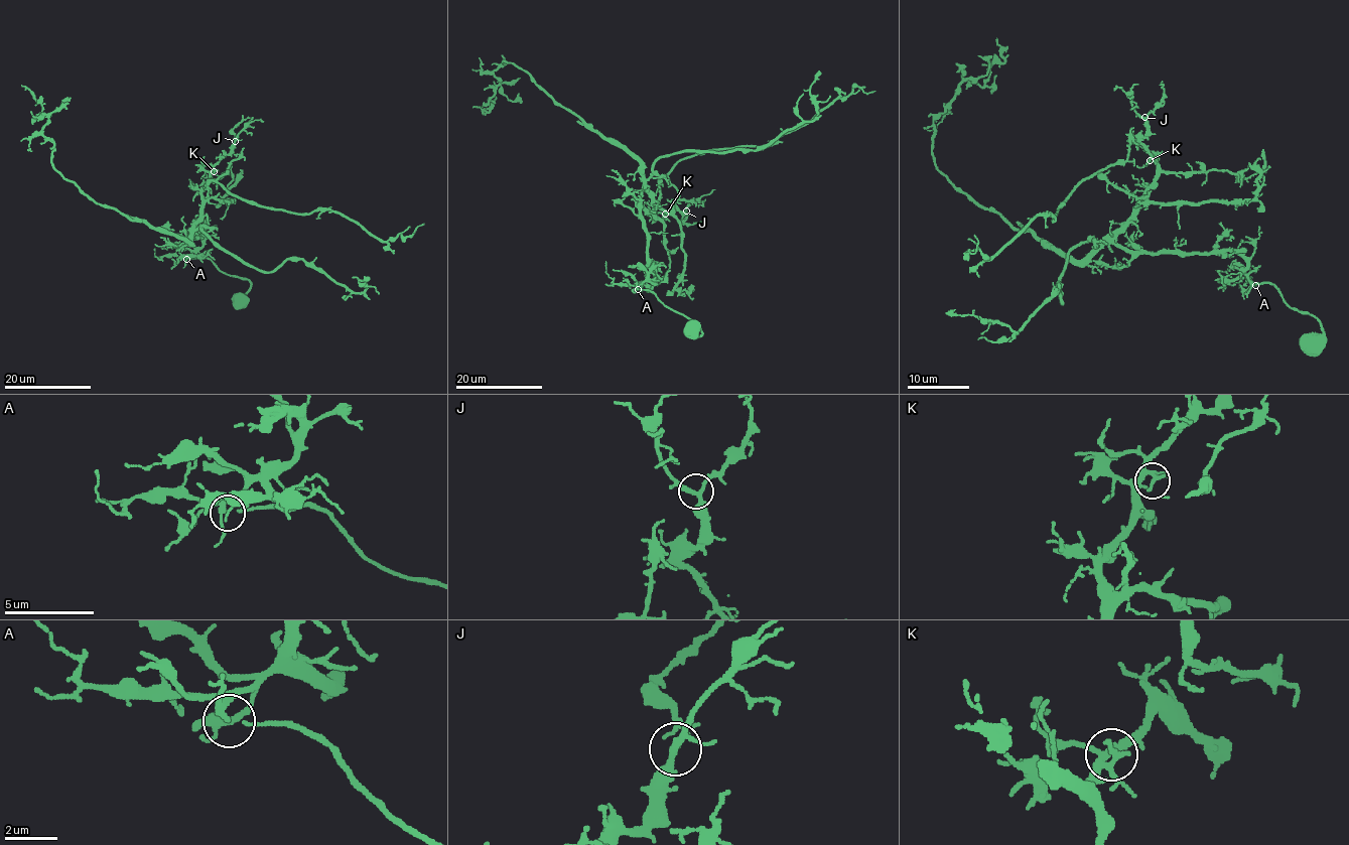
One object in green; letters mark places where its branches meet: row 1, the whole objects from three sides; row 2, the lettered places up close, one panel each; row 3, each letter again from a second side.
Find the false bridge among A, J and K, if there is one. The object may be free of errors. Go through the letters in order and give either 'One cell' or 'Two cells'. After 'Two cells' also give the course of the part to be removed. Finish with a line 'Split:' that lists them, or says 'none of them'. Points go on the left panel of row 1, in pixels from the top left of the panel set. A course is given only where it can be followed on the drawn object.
A: One cell
J: One cell
K: One cell
Split: none of them

